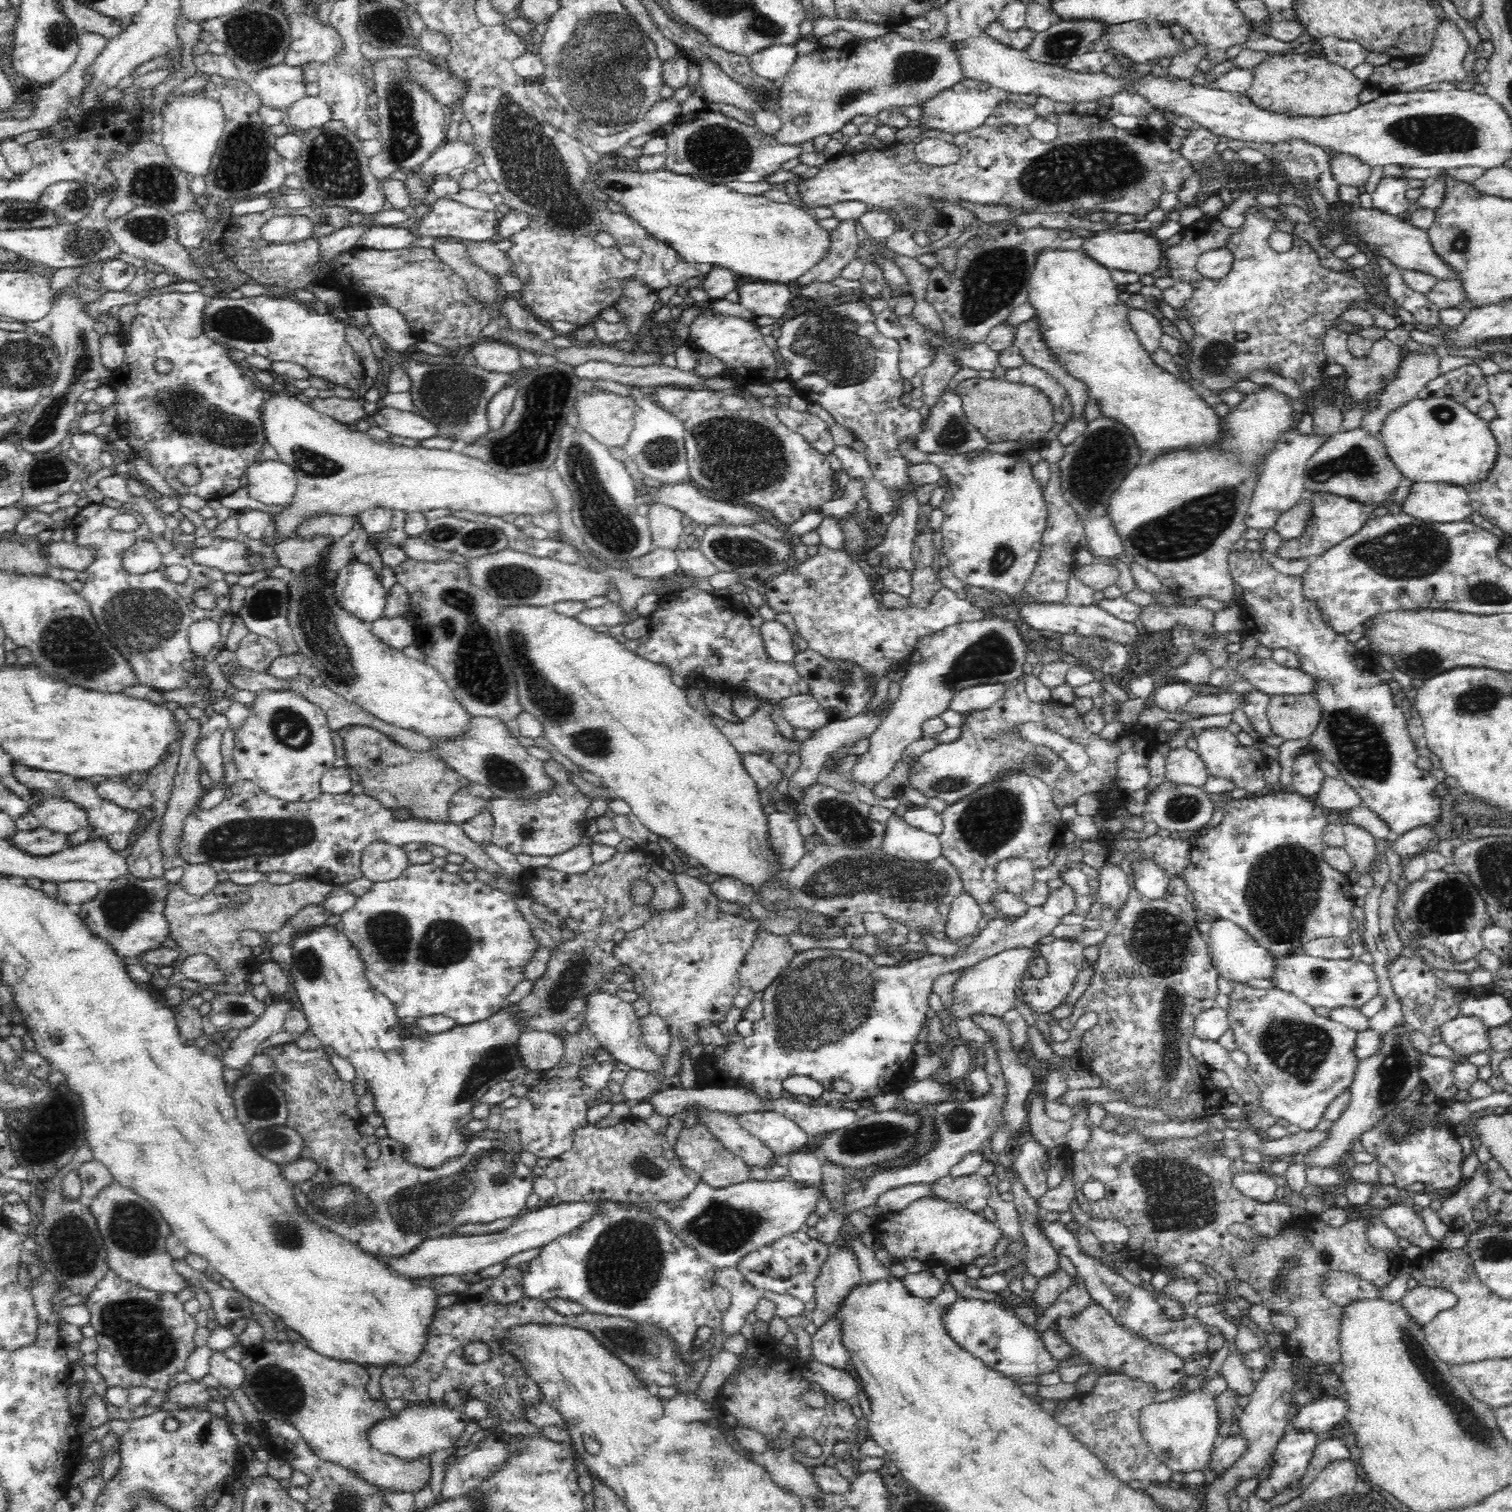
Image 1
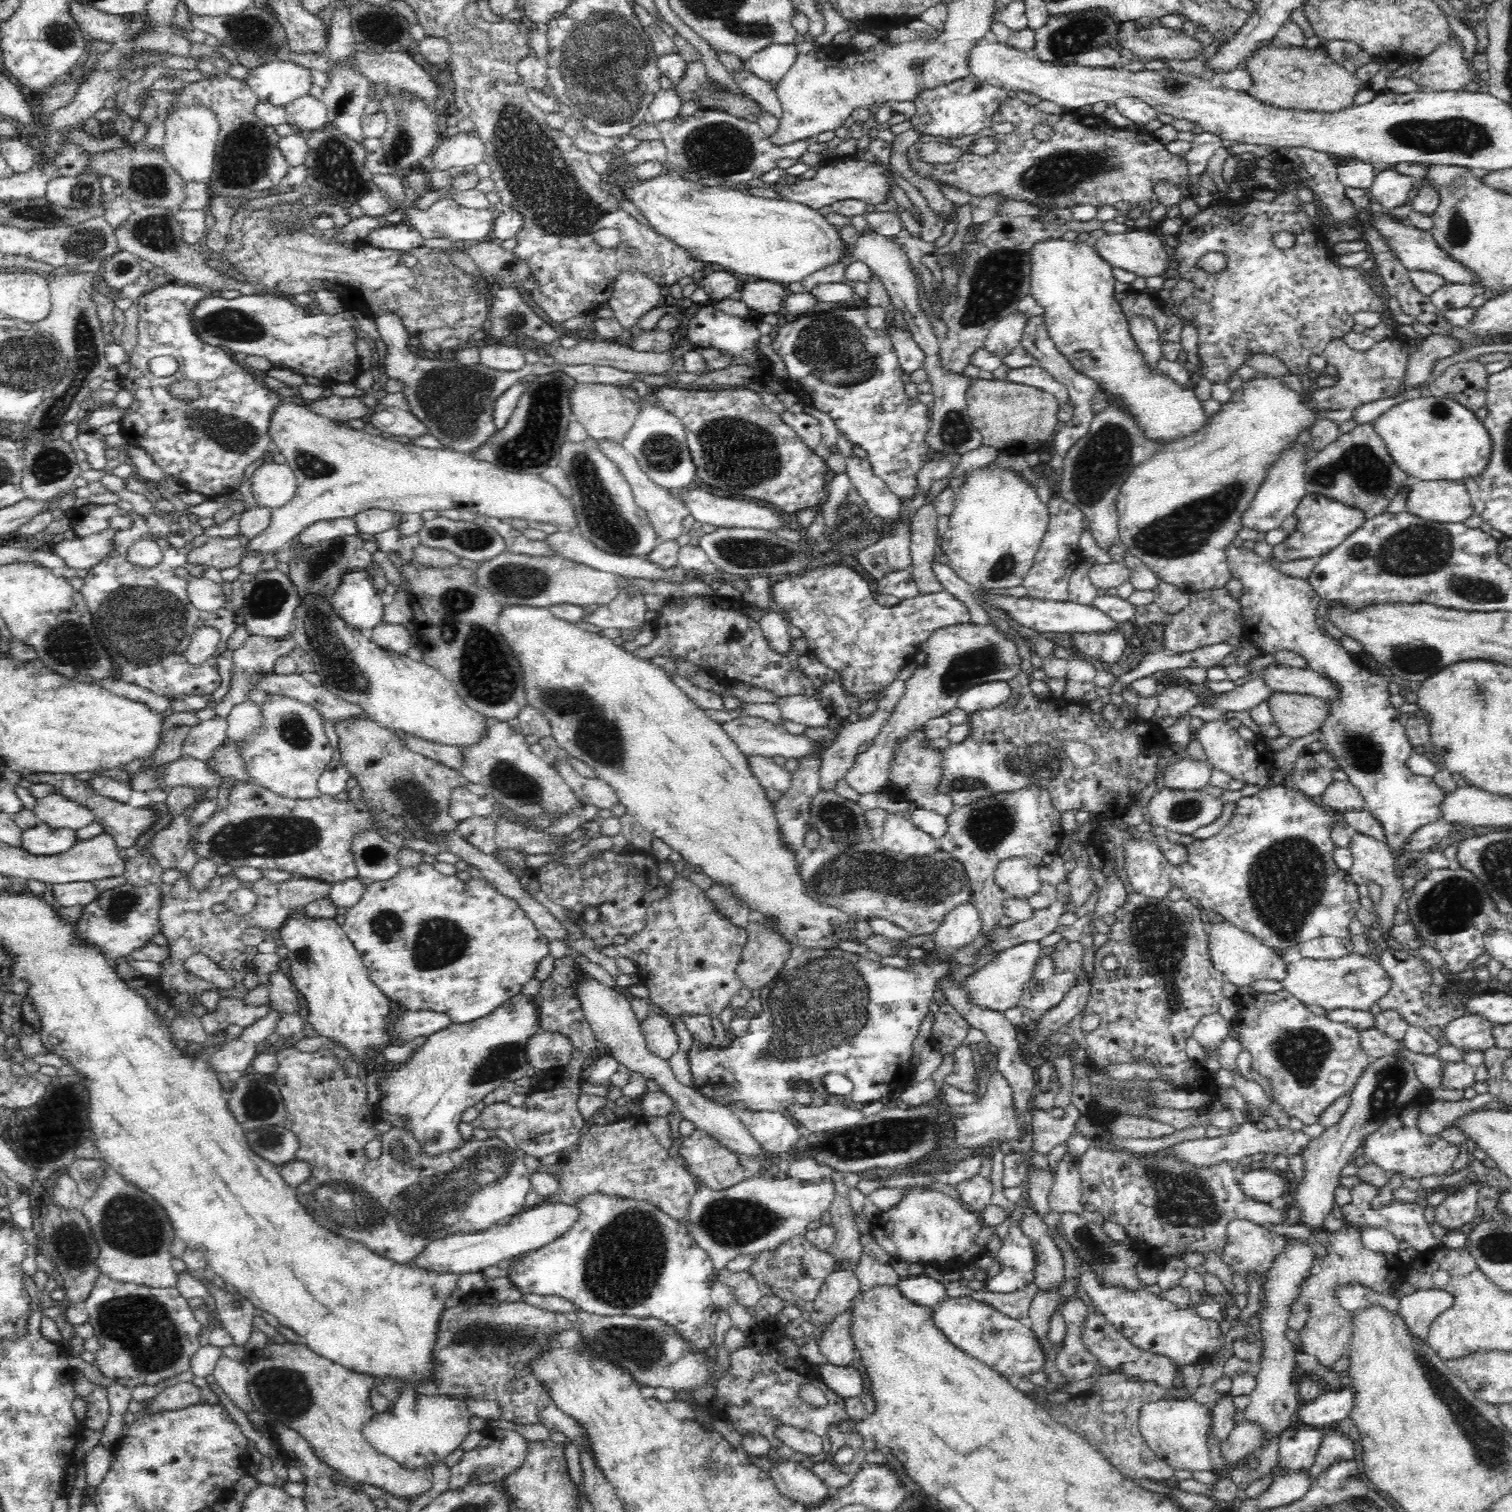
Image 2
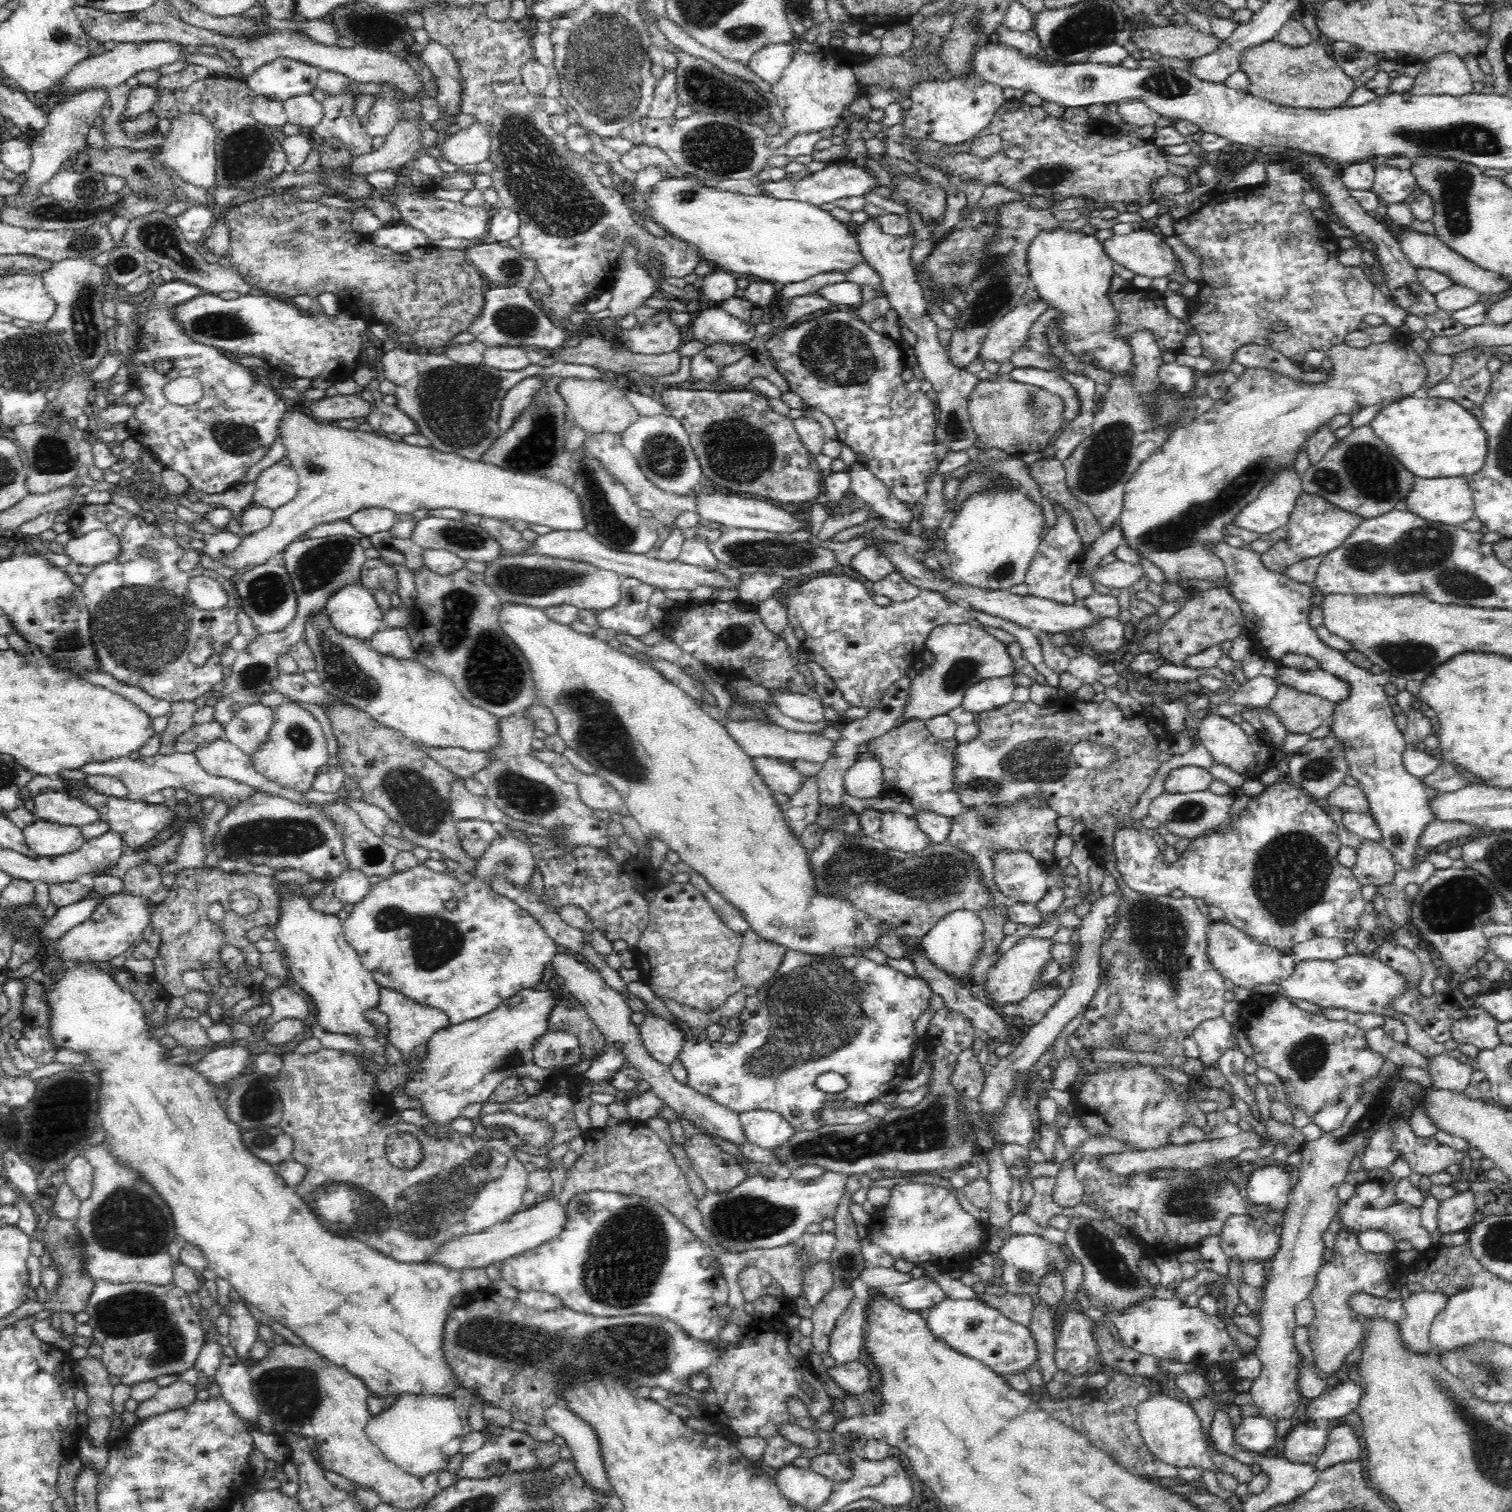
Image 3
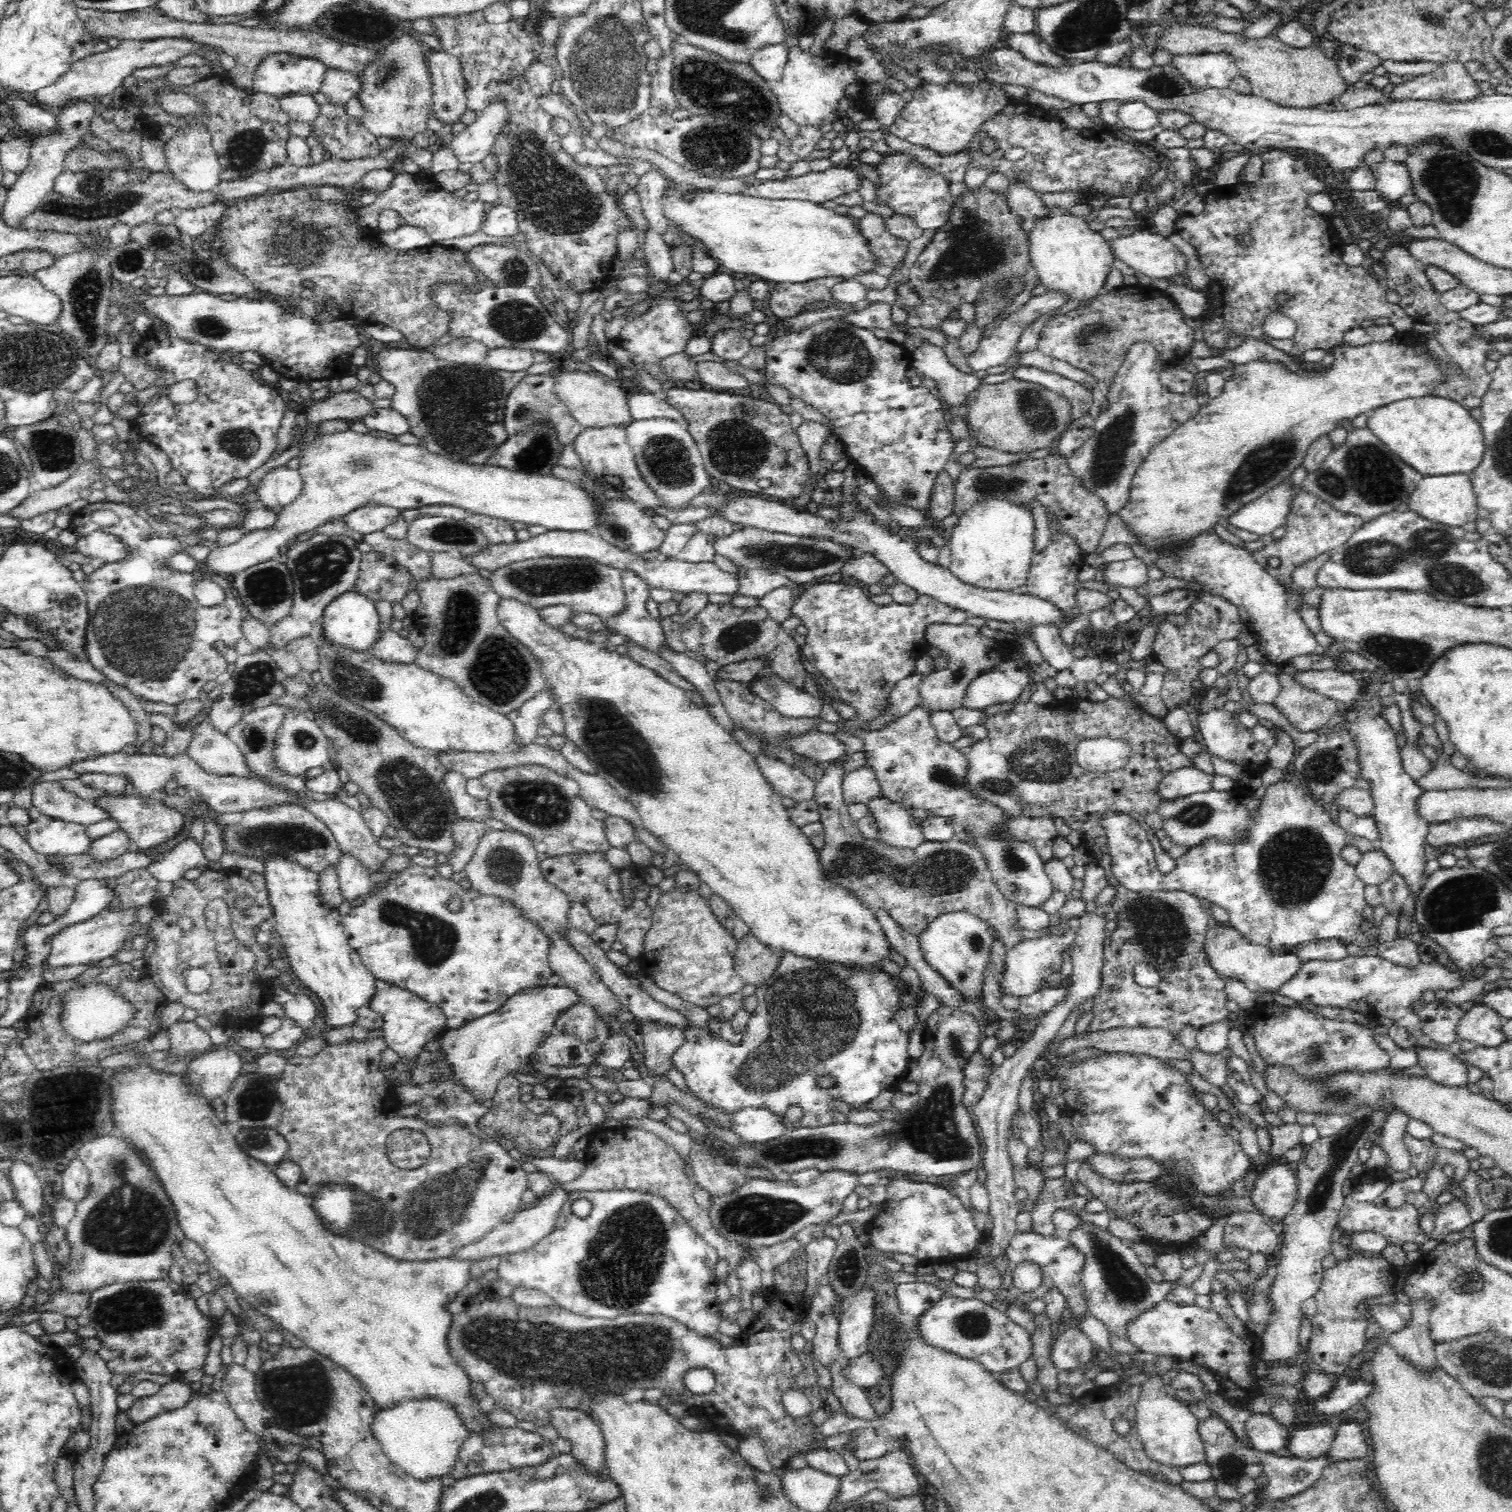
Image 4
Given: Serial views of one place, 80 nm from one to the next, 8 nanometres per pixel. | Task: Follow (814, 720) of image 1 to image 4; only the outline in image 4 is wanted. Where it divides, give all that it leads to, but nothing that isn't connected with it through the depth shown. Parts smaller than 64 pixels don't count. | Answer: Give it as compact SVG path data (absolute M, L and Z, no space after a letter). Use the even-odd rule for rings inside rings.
M775 676L768 680L754 679L749 686L754 694L770 702L774 710L782 717L790 719L820 718L824 702L805 689L798 690L789 682L781 682Z

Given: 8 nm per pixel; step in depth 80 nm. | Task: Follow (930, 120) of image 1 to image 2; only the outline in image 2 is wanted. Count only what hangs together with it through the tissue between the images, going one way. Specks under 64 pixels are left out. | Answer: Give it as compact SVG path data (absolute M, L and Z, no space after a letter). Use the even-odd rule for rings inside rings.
M969 74L952 84L920 92L915 100L916 112L909 120L912 128L922 135L932 134L945 140L960 138L992 126L991 116L1006 99L1005 91L988 88L985 83L977 81Z

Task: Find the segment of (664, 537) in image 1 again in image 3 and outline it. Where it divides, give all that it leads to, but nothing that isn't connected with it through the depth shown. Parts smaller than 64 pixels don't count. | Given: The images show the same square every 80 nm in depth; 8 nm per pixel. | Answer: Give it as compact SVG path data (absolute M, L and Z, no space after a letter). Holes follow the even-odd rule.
M586 431L586 439L583 444L590 453L594 454L596 459L602 461L602 465L608 467L610 473L616 475L618 481L624 483L632 500L639 506L641 510L647 510L652 513L652 520L657 526L664 526L668 528L670 532L676 530L676 520L678 516L682 516L684 512L695 511L695 500L692 496L682 496L674 493L668 493L658 488L648 477L644 474L644 471L640 468L638 461L632 453L624 446L621 439L621 434L608 434L602 432L599 435L592 435Z

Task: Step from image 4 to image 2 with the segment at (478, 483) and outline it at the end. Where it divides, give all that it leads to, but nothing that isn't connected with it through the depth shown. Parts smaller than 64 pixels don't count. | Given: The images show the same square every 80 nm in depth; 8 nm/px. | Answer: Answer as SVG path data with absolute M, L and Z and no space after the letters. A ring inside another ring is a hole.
M281 399L269 414L268 434L272 446L286 458L285 463L293 468L298 486L294 496L284 506L272 511L268 528L246 544L244 556L250 550L264 556L276 554L283 544L296 538L312 522L356 517L360 512L375 508L392 513L418 515L426 510L462 508L478 516L528 522L538 520L559 524L565 530L576 530L576 515L570 497L563 496L556 486L544 479L540 480L538 476L501 470L493 464L472 458L468 453L392 442L387 438L368 434L362 429L353 429L346 423L330 420L298 402L284 402Z

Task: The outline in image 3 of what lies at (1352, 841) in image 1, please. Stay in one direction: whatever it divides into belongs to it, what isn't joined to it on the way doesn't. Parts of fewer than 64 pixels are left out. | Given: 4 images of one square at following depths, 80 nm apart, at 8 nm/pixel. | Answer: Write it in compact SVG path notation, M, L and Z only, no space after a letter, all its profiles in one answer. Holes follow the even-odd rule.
M1362 839L1356 846L1356 863L1352 872L1361 886L1392 884L1398 864L1394 856L1381 843Z

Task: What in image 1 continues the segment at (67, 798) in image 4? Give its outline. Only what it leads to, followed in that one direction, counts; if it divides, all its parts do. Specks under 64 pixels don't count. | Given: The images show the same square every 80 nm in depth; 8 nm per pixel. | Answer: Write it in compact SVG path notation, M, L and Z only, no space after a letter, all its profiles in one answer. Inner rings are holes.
M41 798L30 811L38 818L40 826L68 837L88 826L86 811L68 799Z

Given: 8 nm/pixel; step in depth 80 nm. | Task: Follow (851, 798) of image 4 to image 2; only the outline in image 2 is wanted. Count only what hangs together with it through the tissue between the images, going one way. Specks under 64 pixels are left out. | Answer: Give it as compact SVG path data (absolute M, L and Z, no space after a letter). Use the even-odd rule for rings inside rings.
M955 624L933 632L919 646L926 654L926 662L914 670L905 681L905 689L897 700L898 704L888 716L870 748L856 756L854 765L846 772L844 780L859 795L884 790L891 778L892 764L897 751L909 737L920 733L928 720L938 718L956 708L957 697L964 689L988 682L1008 682L1022 672L1018 644L1010 640L1008 633L1002 632L994 624Z

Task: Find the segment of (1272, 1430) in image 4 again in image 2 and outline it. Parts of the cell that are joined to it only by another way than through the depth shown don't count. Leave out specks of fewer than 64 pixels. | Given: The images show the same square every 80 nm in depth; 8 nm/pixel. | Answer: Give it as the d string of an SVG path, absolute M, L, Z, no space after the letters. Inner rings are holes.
M1243 1421L1234 1427L1226 1440L1220 1443L1220 1454L1227 1464L1241 1462L1249 1452L1259 1447L1261 1432L1259 1428Z

